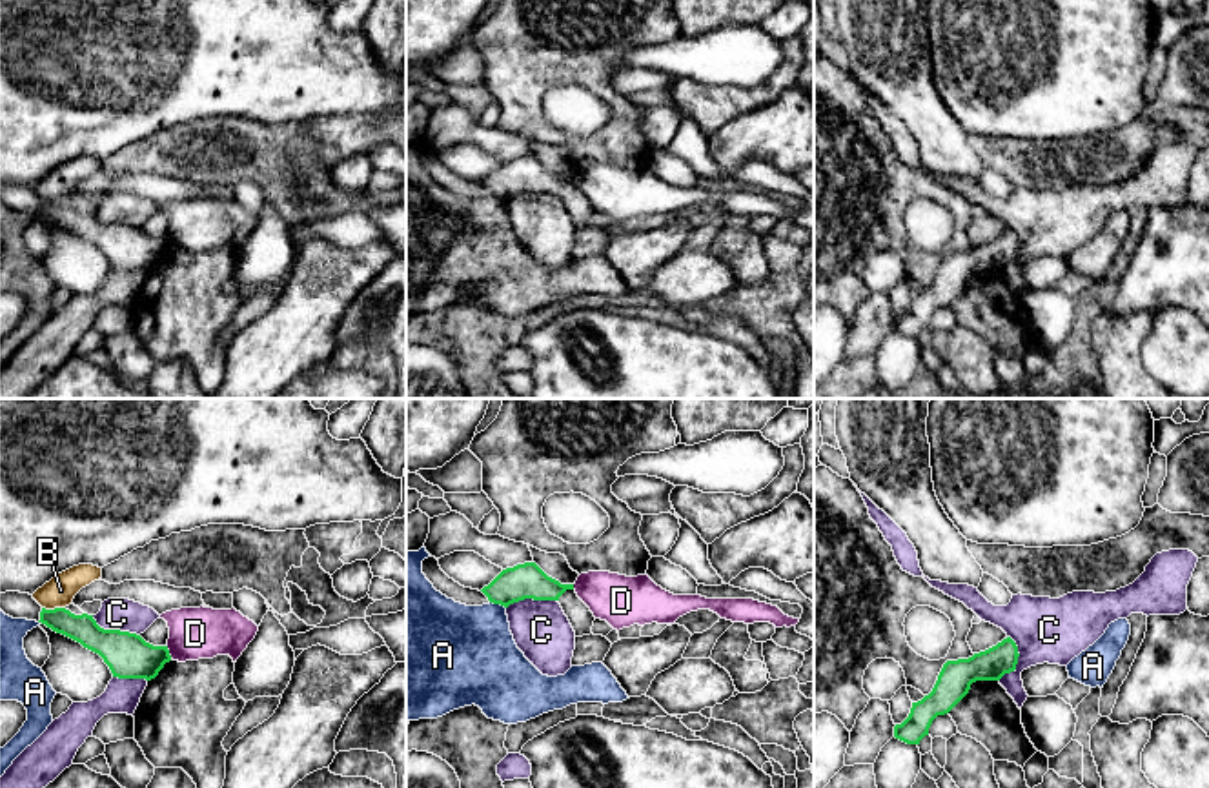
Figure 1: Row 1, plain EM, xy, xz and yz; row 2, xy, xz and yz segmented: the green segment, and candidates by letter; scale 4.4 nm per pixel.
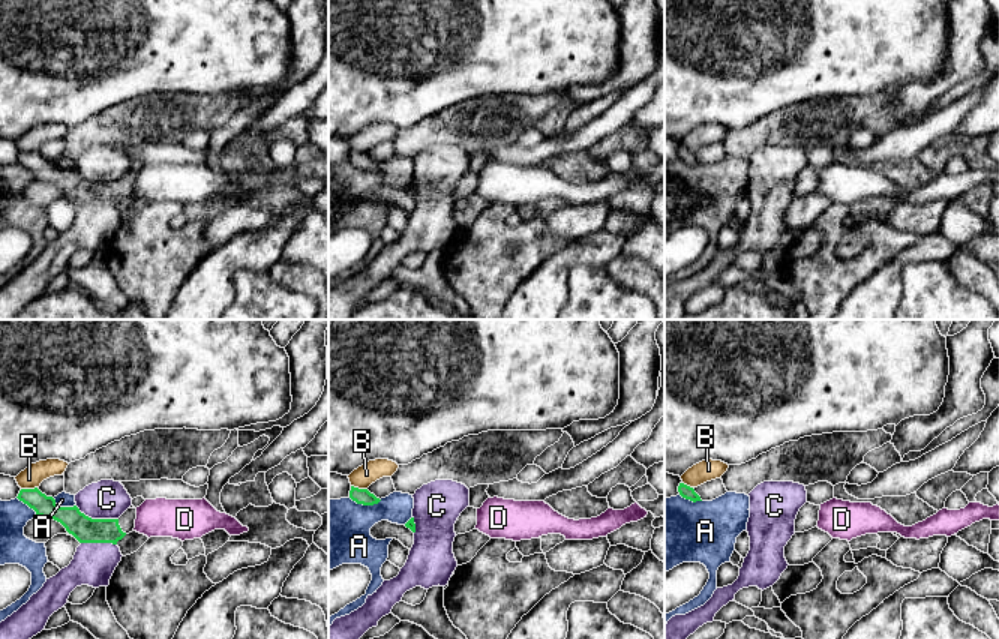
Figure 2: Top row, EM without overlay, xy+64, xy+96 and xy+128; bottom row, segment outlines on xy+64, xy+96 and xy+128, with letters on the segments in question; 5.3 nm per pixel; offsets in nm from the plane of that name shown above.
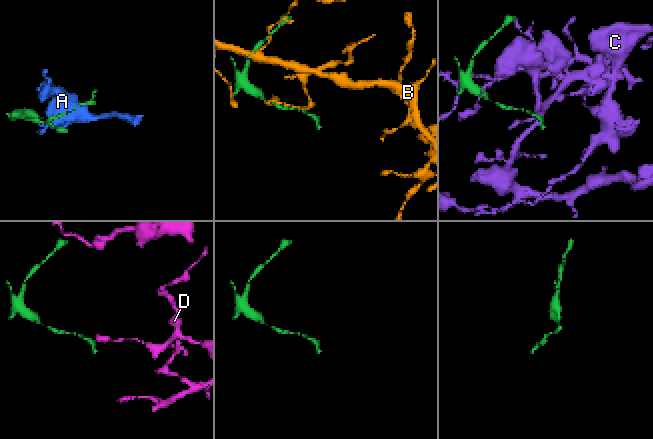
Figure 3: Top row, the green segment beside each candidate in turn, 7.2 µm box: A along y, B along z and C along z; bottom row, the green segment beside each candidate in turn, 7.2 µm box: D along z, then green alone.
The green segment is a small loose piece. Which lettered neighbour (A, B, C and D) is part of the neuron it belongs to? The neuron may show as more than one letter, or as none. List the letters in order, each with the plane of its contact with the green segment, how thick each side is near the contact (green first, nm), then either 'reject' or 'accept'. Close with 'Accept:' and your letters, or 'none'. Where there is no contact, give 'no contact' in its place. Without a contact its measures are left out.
A: contact in xz; calibres 160 and 400 nm; reject
B: contact in xy; calibres 130 and 140 nm; reject
C: contact in xy; calibres 200 and 140 nm; reject
D: contact in xy; calibres 200 and 220 nm; reject
Accept: none

